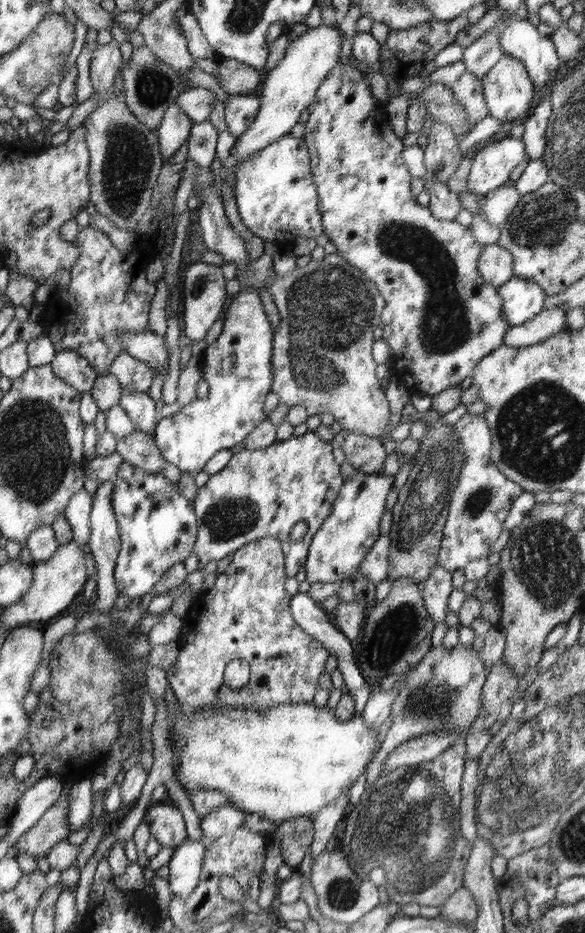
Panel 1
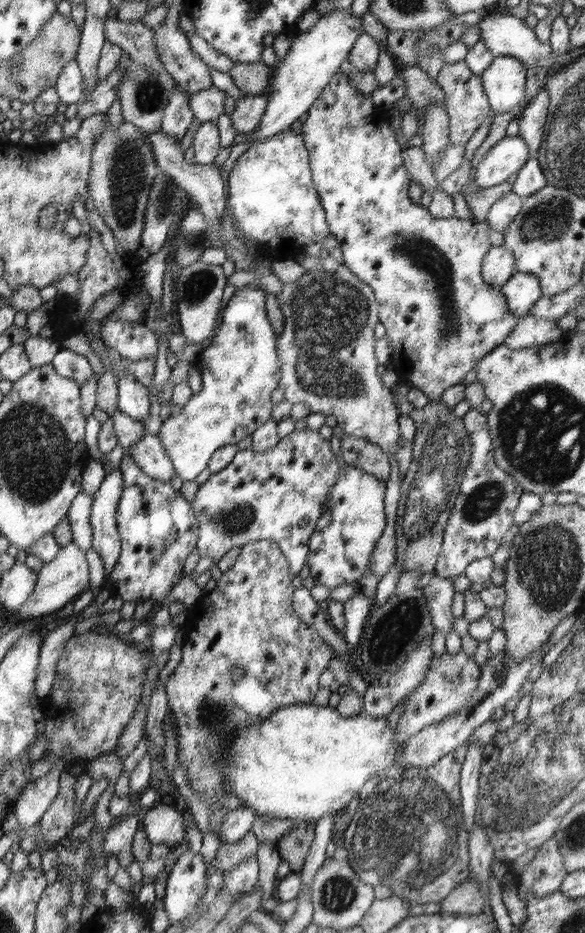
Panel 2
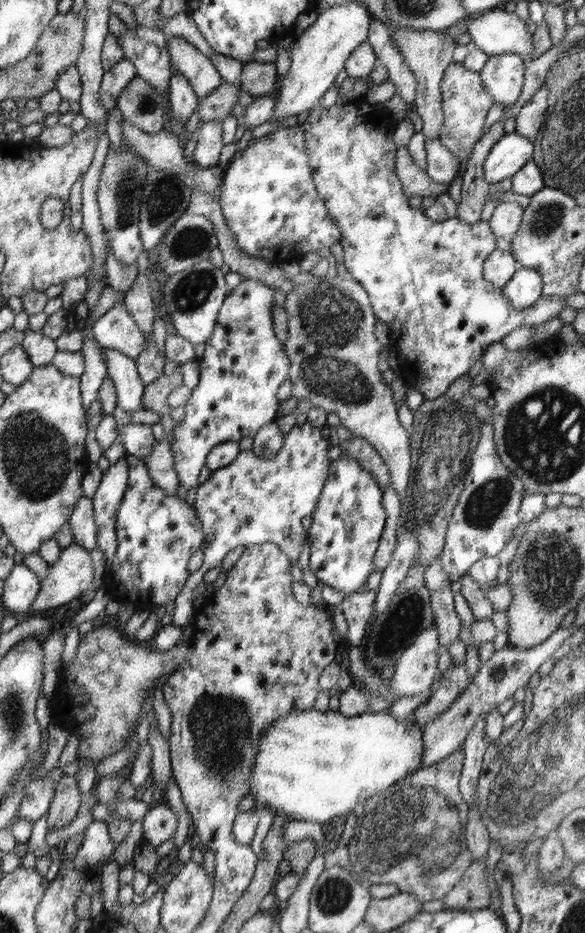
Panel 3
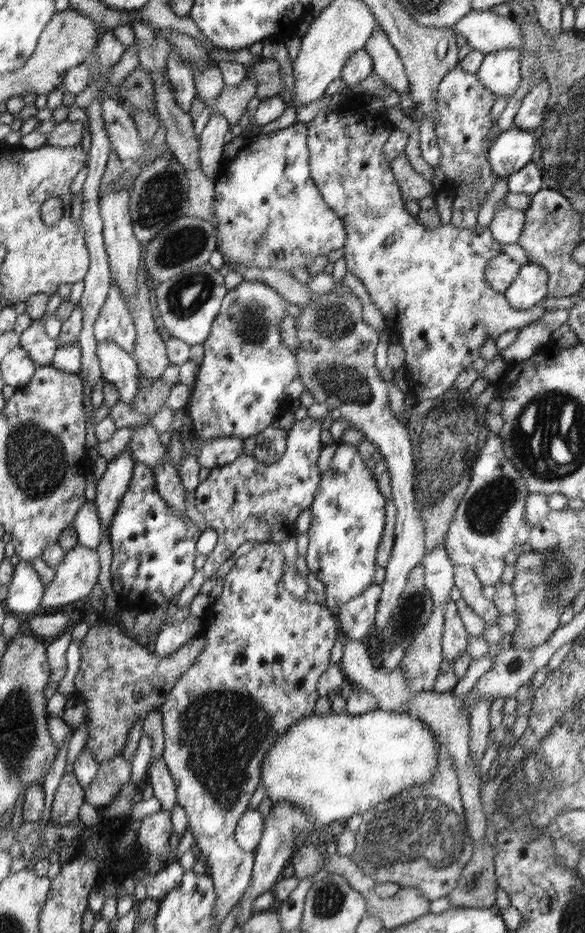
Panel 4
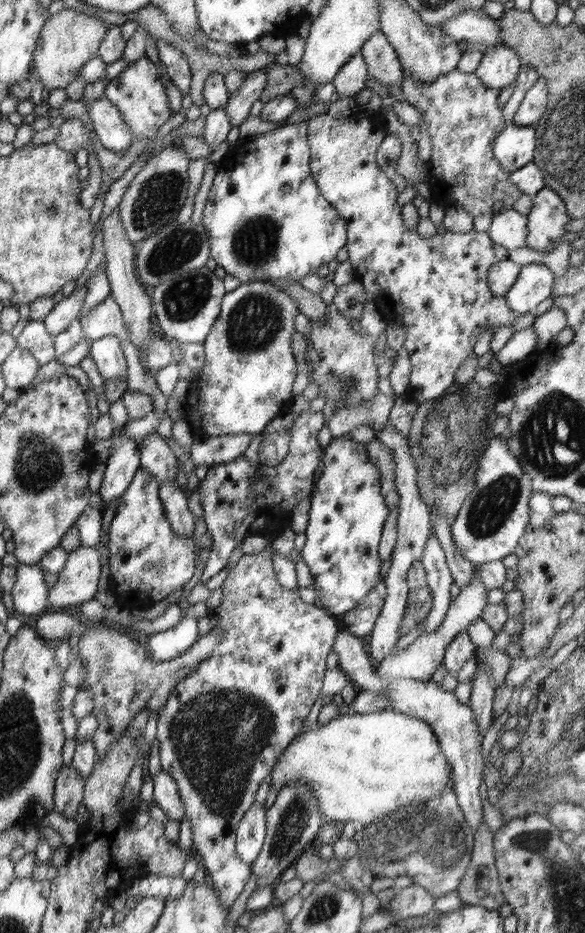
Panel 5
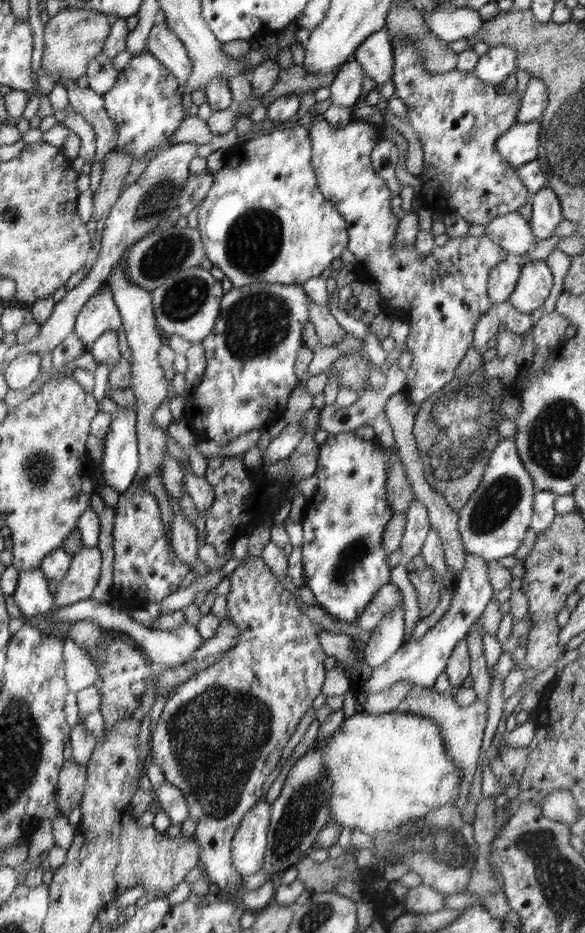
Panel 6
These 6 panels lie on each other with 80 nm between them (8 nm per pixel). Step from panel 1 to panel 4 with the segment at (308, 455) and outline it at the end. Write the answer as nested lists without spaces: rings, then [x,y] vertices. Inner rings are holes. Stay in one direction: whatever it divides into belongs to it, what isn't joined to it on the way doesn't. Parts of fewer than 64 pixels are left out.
[[[307,415],[287,431],[287,445],[278,462],[260,462],[254,455],[243,452],[230,464],[210,469],[206,480],[196,487],[195,506],[204,514],[207,528],[216,530],[217,543],[204,566],[195,572],[192,581],[175,599],[178,610],[190,608],[202,585],[214,578],[218,568],[245,542],[280,545],[288,538],[297,540],[296,518],[303,510],[310,508],[321,479],[316,464],[324,447],[320,441],[321,431],[320,419]]]

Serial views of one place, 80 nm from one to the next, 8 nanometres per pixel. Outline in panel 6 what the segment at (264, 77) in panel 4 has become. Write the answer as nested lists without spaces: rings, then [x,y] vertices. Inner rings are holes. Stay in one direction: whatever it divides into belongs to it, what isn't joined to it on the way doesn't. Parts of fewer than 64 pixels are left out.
[[[295,64],[288,68],[282,68],[276,85],[260,98],[261,103],[267,108],[279,97],[284,97],[285,95],[301,95],[305,92],[314,93],[322,87],[330,87],[330,83],[338,71],[339,68],[326,74],[311,74],[303,65]]]

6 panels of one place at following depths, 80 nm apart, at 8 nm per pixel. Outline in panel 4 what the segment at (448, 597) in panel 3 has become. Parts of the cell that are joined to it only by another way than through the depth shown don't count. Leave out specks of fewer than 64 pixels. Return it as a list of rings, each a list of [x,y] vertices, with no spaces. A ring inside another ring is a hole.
[[[448,598],[448,601],[444,603],[443,658],[454,663],[466,651],[468,638],[469,635],[458,614],[456,602]]]

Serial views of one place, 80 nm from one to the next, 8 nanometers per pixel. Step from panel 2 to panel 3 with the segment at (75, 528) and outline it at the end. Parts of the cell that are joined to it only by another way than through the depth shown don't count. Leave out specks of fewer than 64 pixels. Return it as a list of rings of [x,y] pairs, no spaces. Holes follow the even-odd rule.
[[[83,494],[78,499],[68,523],[74,544],[89,551],[97,547],[97,524],[94,520],[92,495]]]

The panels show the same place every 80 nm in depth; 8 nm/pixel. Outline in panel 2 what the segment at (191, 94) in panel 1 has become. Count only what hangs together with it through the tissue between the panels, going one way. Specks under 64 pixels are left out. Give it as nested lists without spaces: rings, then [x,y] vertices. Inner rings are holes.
[[[213,86],[197,94],[190,95],[188,106],[190,106],[192,114],[199,123],[217,122],[218,117],[226,113],[224,97],[226,97],[226,92],[222,92],[222,90],[218,90]]]

